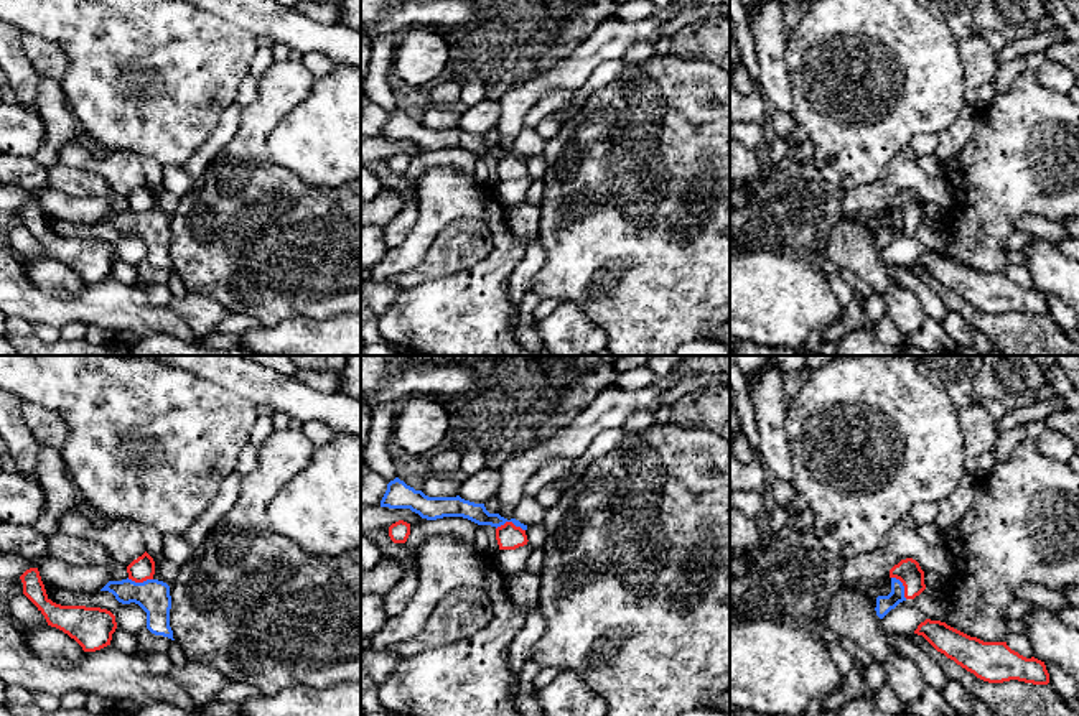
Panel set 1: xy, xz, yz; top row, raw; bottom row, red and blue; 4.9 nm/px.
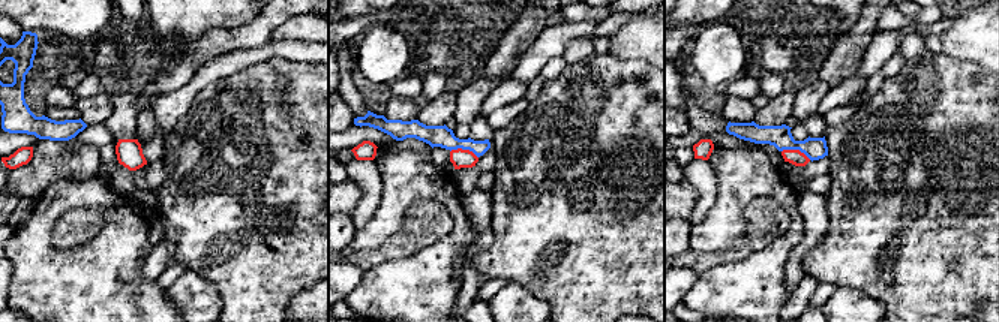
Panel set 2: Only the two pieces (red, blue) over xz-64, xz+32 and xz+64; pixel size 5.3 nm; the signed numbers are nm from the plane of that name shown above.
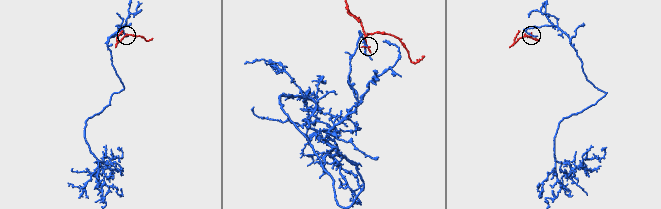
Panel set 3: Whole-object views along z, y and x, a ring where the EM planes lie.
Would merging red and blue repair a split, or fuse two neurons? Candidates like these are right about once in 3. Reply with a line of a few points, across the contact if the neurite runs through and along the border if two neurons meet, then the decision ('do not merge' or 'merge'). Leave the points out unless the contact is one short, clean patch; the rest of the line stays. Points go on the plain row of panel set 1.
xz (496, 158), (513, 153), (524, 162) | do not merge

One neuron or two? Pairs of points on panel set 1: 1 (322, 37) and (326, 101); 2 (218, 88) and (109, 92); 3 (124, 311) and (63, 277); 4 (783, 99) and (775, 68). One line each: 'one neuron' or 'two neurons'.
1: two neurons
2: one neuron
3: two neurons
4: one neuron

